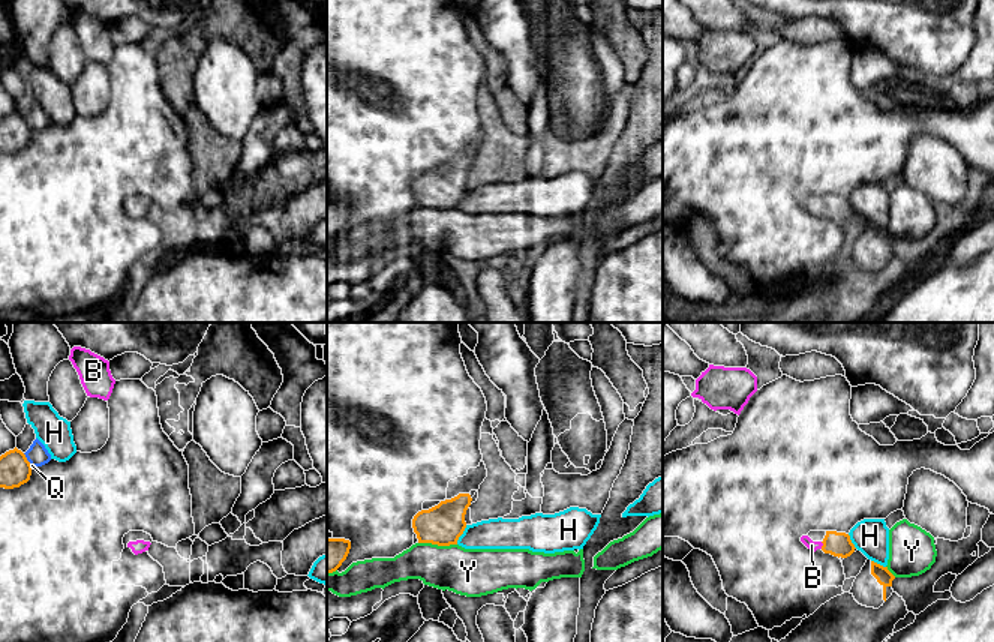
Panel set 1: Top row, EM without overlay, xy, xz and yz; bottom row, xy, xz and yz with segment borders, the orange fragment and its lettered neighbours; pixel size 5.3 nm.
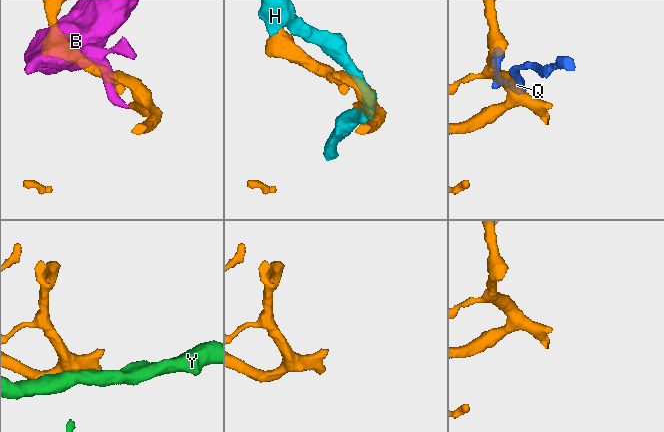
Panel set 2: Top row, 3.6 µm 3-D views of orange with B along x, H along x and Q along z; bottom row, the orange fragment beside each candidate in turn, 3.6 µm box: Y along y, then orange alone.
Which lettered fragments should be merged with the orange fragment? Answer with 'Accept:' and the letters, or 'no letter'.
Accept: B

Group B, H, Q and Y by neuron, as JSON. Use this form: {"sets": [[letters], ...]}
{"sets": [["B"], ["H"], ["Q"], ["Y"]]}

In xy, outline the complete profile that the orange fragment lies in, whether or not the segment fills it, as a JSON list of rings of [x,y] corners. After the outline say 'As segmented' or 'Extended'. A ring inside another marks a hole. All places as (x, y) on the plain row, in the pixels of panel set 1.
[[[18,114],[6,116],[0,120],[0,152],[13,153],[30,144],[33,130],[25,118]]]. As segmented

